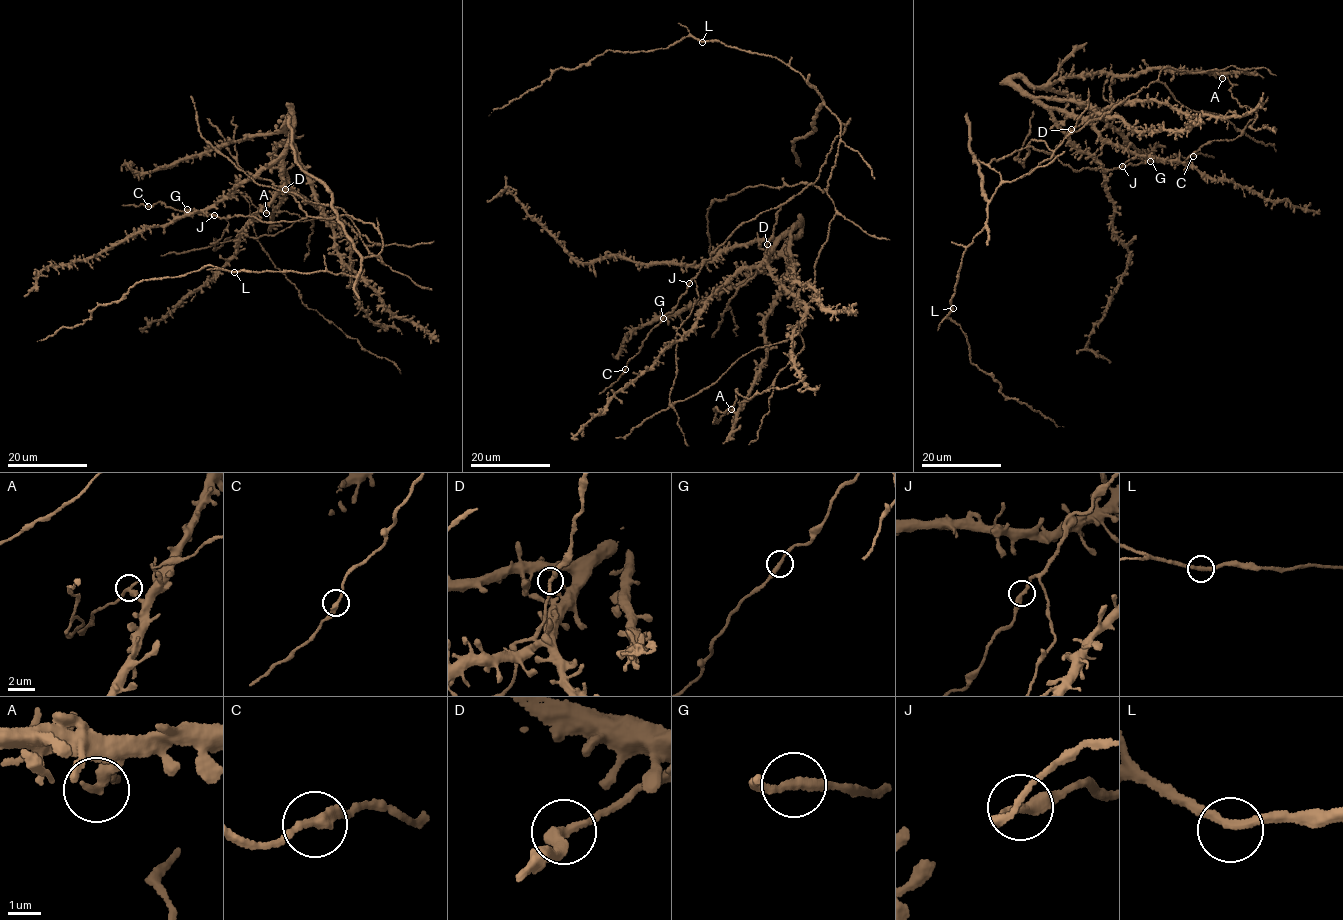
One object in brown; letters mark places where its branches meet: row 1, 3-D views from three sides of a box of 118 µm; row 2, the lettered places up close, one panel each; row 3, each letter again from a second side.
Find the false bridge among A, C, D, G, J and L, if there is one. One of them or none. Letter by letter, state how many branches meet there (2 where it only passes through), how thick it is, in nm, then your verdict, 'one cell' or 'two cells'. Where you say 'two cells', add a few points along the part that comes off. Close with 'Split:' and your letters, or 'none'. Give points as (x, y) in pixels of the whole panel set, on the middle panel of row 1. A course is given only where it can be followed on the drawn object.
A: 2 branches meet; 280 nm thick; one cell
C: 2 branches meet; 280 nm thick; one cell
D: 2 branches meet; 280 nm thick; one cell
G: 2 branches meet; 280 nm thick; one cell
J: 2 branches meet; 320 nm thick; one cell
L: 2 branches meet; 260 nm thick; one cell
Split: none

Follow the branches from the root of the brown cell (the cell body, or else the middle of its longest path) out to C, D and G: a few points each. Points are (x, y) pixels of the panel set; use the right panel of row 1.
C: (1077, 131), (1067, 136), (1051, 159), (1011, 181), (989, 165), (1031, 146), (1076, 172), (1193, 156)
D: (1077, 131), (1067, 136), (1051, 159), (1011, 181), (1003, 180), (989, 165), (1028, 147), (1051, 155), (1071, 129)
G: (1077, 131), (1067, 136), (1051, 159), (1011, 181), (989, 165), (1031, 146), (1075, 172), (1150, 161)

